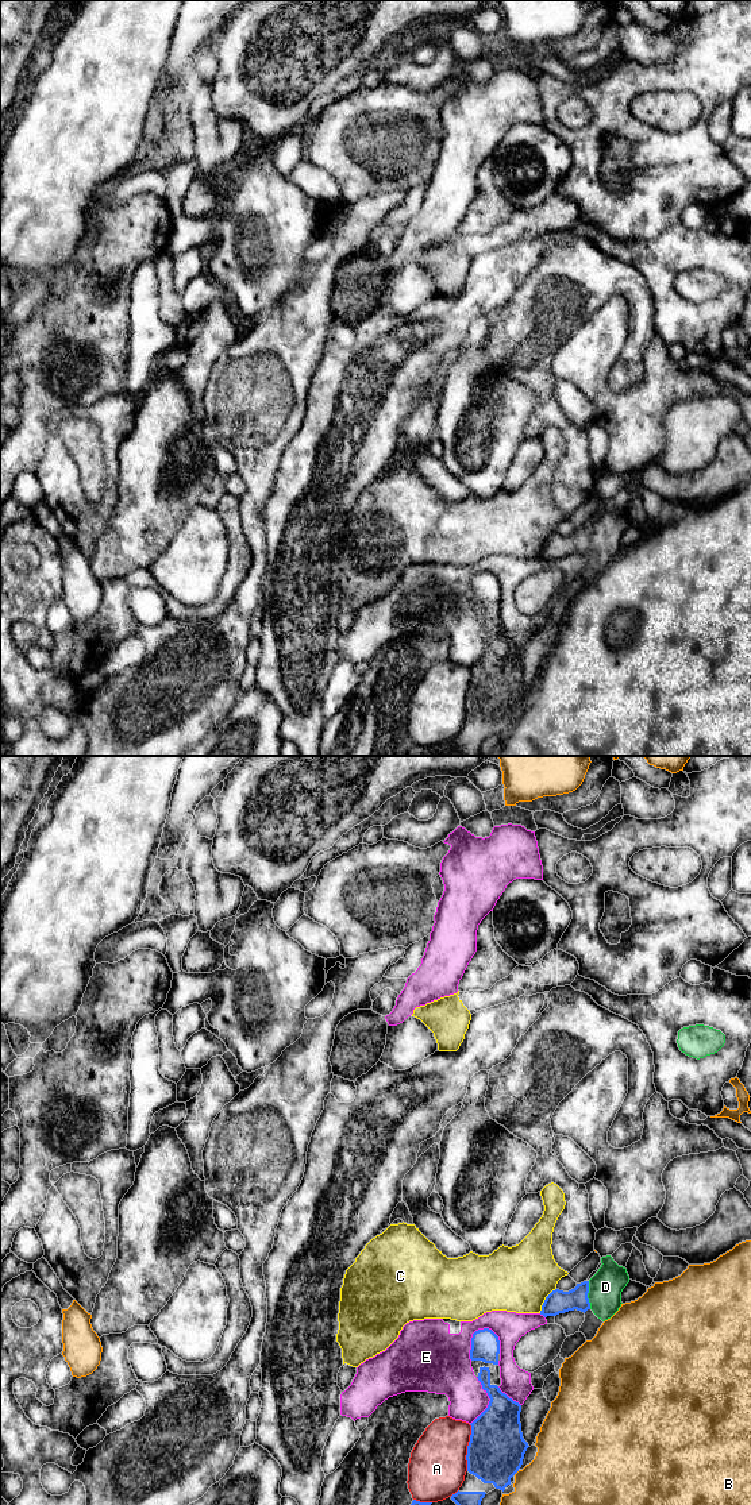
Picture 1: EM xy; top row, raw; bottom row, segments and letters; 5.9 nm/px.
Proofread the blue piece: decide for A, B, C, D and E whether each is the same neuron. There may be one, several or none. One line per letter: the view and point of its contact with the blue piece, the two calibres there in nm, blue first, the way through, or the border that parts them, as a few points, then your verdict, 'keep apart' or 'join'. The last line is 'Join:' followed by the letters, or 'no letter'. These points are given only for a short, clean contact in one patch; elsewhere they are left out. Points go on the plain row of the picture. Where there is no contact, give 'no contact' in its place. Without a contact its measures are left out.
A: xy (468, 691) | 340/340 nm | keep apart
B: xy (516, 716) | 340/460 nm | keep apart
C: xy (545, 544) | 140/400 nm | keep apart
D: xy (586, 539) | 140/200 nm | across xy (558, 545), (569, 545), (586, 539), (597, 539), (605, 531) | join
E: xy (472, 582) | 180/380 nm | keep apart
Join: D

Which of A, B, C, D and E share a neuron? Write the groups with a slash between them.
A / B / C / D / E

